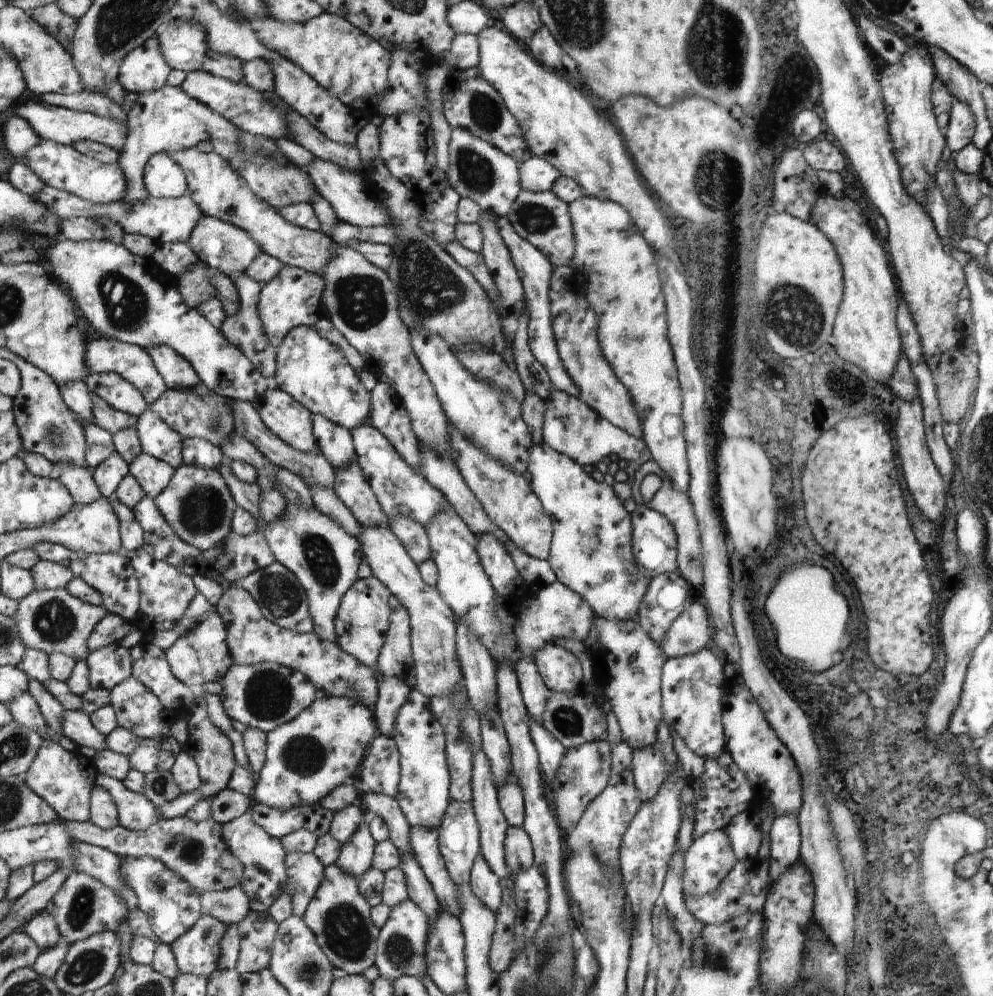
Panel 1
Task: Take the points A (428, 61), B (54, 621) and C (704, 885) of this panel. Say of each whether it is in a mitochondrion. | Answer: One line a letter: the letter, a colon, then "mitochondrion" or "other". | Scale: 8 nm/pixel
A: other
B: mitochondrion
C: other

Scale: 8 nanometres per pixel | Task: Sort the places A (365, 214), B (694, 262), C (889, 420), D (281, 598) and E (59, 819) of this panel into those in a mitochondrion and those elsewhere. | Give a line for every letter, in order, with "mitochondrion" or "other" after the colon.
A: other
B: other
C: other
D: mitochondrion
E: other

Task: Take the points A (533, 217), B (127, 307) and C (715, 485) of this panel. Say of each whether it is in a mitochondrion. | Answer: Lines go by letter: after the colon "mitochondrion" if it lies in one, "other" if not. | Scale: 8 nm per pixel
A: mitochondrion
B: mitochondrion
C: other

